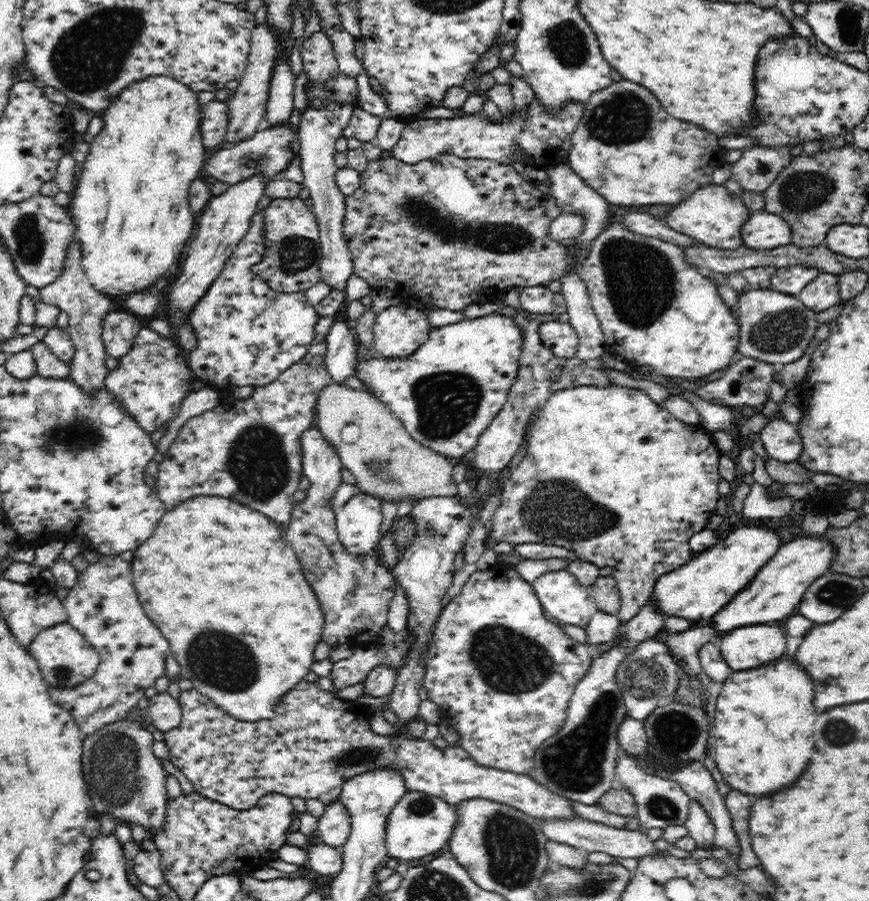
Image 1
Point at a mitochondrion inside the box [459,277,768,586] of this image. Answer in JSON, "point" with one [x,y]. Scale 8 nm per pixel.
{"point":[559,498]}

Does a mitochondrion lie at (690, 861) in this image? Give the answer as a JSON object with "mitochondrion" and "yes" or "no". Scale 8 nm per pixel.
{"mitochondrion":"no"}

